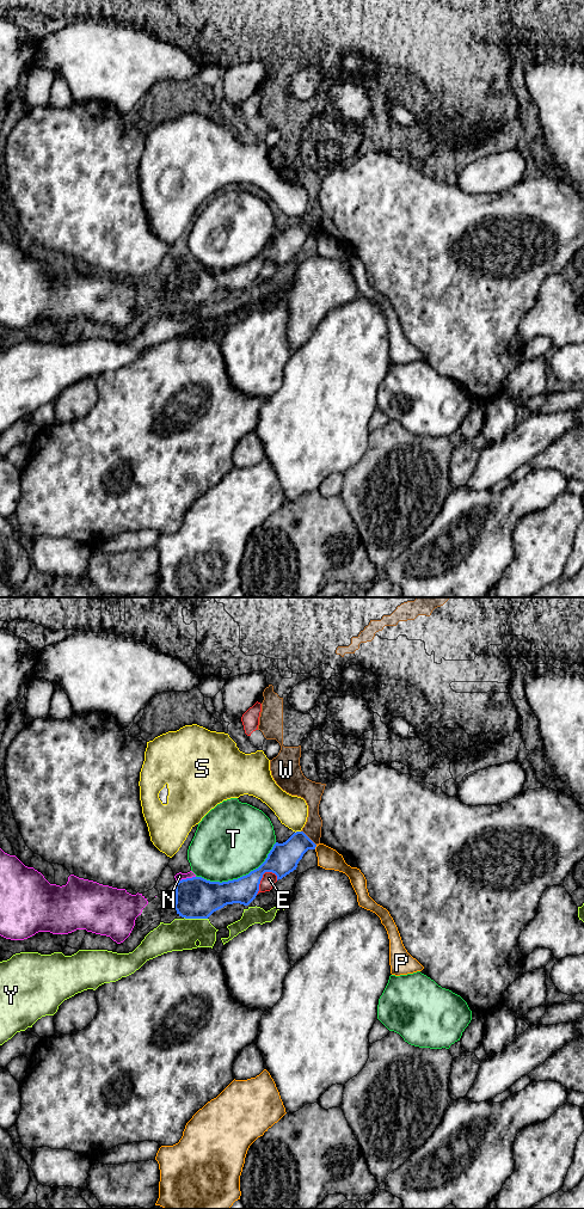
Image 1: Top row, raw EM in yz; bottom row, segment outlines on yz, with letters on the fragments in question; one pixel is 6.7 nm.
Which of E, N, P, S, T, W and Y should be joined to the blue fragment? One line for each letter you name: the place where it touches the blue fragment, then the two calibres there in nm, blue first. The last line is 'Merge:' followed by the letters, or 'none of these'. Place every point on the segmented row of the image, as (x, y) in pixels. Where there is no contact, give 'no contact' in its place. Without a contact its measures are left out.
Merge: none of these

